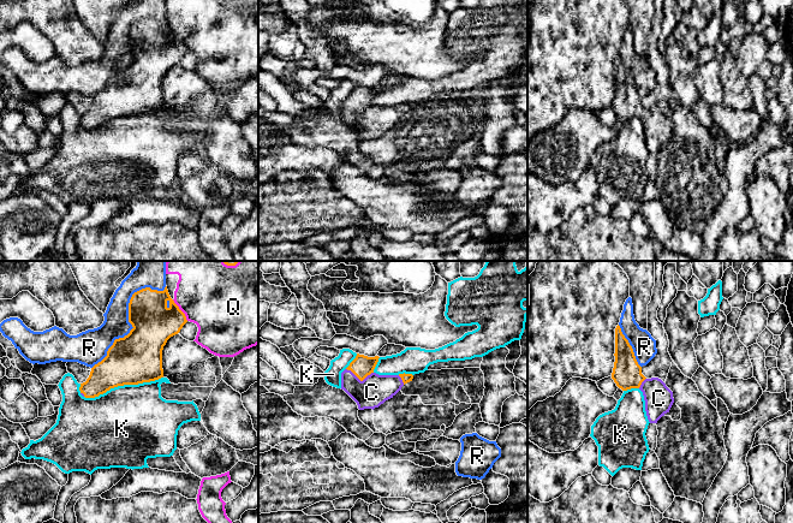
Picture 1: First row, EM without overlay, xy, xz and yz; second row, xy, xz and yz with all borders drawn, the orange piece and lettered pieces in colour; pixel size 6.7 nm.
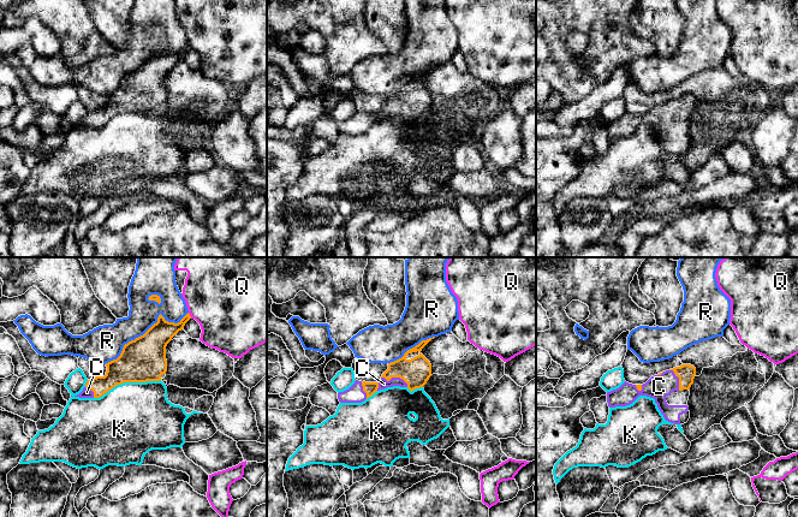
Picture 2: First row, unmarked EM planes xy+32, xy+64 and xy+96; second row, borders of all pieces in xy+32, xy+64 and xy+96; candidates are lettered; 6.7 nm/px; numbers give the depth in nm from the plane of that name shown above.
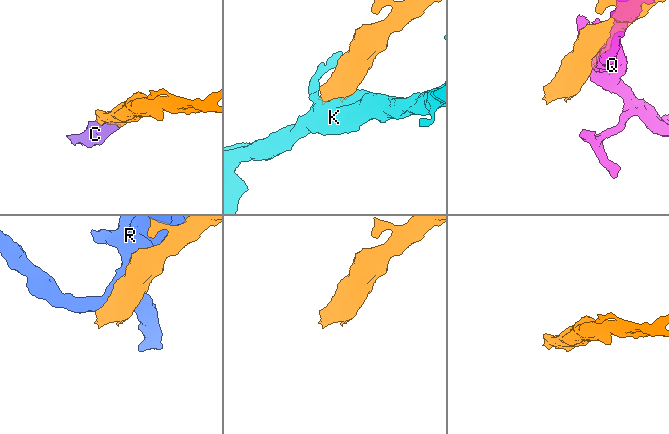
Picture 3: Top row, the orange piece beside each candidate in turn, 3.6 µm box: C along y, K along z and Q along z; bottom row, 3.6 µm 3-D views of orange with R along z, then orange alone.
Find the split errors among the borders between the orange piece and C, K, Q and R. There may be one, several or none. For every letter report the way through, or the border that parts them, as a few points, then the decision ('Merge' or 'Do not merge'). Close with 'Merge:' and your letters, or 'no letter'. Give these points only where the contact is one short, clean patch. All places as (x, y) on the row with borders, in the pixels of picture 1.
C: Path across: xz (362, 366), (359, 379), (371, 392). Merge
K: Do not merge
Q: Do not merge
R: Do not merge
Merge: C

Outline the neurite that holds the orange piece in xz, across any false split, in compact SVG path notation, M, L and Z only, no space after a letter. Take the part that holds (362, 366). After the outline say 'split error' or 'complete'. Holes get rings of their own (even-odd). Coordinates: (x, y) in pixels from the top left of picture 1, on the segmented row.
M357 353L341 373L341 390L357 403L359 410L378 408L413 379L412 374L405 373L399 375L376 374L374 369L378 358L378 356L368 357Z | split error

